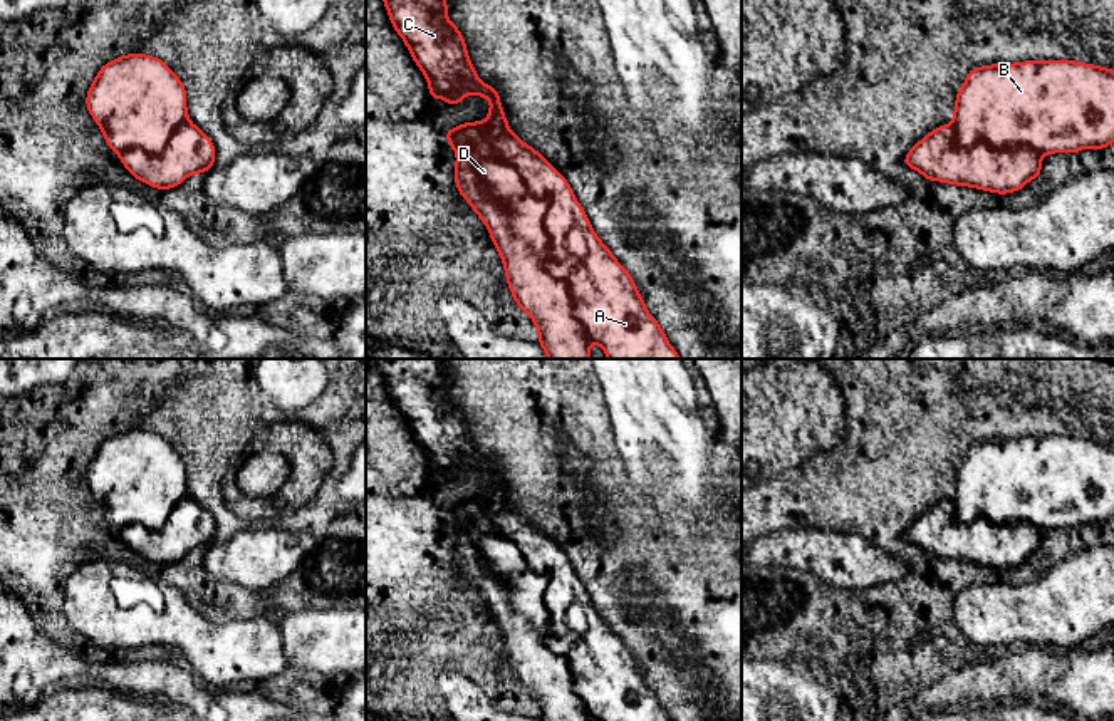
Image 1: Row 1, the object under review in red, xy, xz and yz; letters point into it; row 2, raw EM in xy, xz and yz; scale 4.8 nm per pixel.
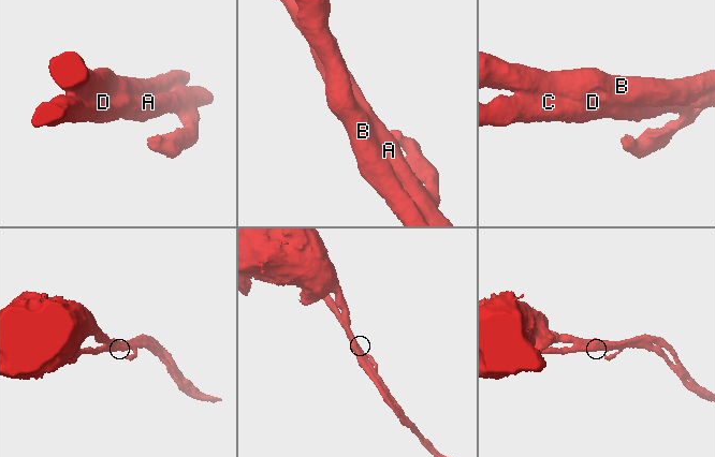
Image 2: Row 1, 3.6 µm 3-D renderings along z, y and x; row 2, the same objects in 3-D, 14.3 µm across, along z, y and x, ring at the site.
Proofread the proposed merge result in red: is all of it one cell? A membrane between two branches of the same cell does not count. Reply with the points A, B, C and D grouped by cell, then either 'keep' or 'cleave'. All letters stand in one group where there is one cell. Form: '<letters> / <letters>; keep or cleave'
A C / B D; cleave

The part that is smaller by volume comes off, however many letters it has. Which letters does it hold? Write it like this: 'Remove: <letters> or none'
Remove: A, C

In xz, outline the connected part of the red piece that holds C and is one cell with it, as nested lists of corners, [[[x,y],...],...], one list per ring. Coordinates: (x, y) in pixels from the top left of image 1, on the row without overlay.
[[[374,359],[374,364],[388,384],[393,404],[401,411],[409,431],[426,453],[429,476],[441,473],[446,480],[458,481],[466,469],[490,475],[487,496],[475,496],[482,503],[487,521],[473,525],[471,532],[488,528],[512,540],[520,548],[530,570],[547,582],[544,604],[550,615],[549,646],[565,657],[575,692],[584,701],[589,716],[601,721],[671,721],[658,696],[648,689],[629,647],[592,605],[570,560],[539,526],[520,516],[508,503],[497,463],[480,456],[470,438],[463,409],[446,394],[448,376],[443,359]]]

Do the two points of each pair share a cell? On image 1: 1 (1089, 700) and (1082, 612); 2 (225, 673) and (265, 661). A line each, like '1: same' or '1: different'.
1: different
2: same

